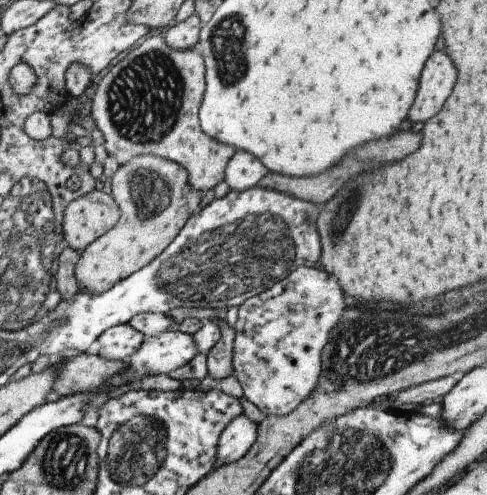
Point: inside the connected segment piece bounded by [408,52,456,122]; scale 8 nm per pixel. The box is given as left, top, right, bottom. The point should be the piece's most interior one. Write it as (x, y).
(438, 77)

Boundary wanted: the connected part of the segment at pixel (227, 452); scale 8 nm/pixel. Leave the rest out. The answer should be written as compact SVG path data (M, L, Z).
M245 414L231 420L220 435L215 456L214 468L236 462L248 452L257 437L257 424Z

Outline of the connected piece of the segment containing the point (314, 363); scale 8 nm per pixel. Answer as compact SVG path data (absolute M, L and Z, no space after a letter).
M299 266L296 270L293 270L290 274L287 274L284 277L284 280L275 282L269 289L256 292L250 296L248 300L245 300L238 307L238 317L235 323L235 339L233 340L233 376L239 380L244 398L247 398L250 402L252 402L252 404L255 404L264 416L272 415L281 417L291 413L303 400L310 397L318 384L319 376L323 369L321 356L324 345L327 343L334 325L343 317L343 312L346 308L347 306L346 300L344 300L344 292L342 287L339 285L337 278L334 275L328 274L324 269L320 268L320 266Z

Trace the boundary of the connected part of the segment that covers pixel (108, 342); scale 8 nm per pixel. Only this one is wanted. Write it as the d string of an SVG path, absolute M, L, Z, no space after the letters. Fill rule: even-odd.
M128 323L107 328L97 339L98 355L109 361L124 361L138 350L146 337Z

